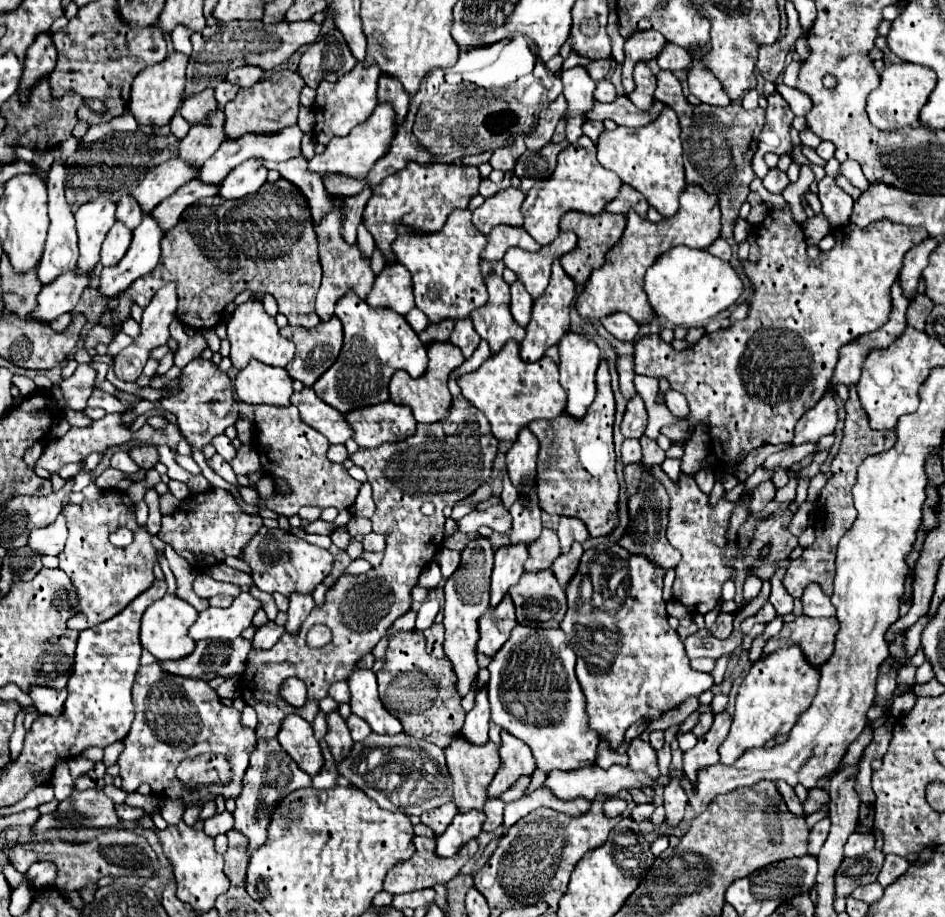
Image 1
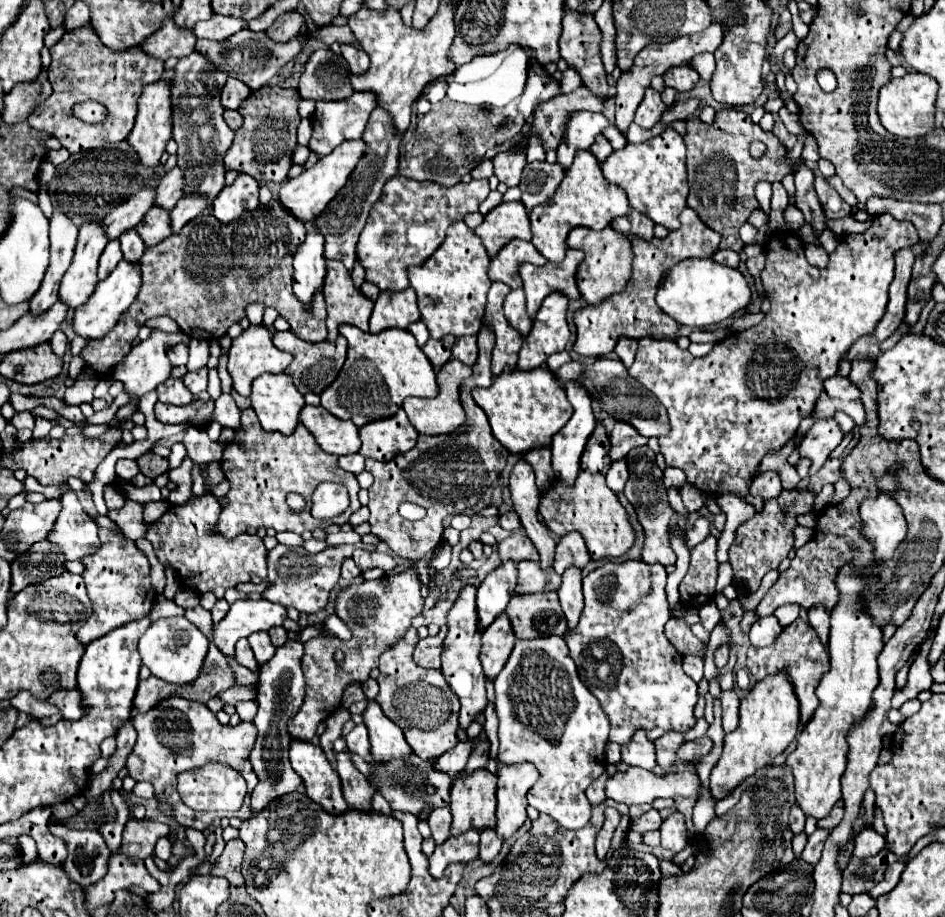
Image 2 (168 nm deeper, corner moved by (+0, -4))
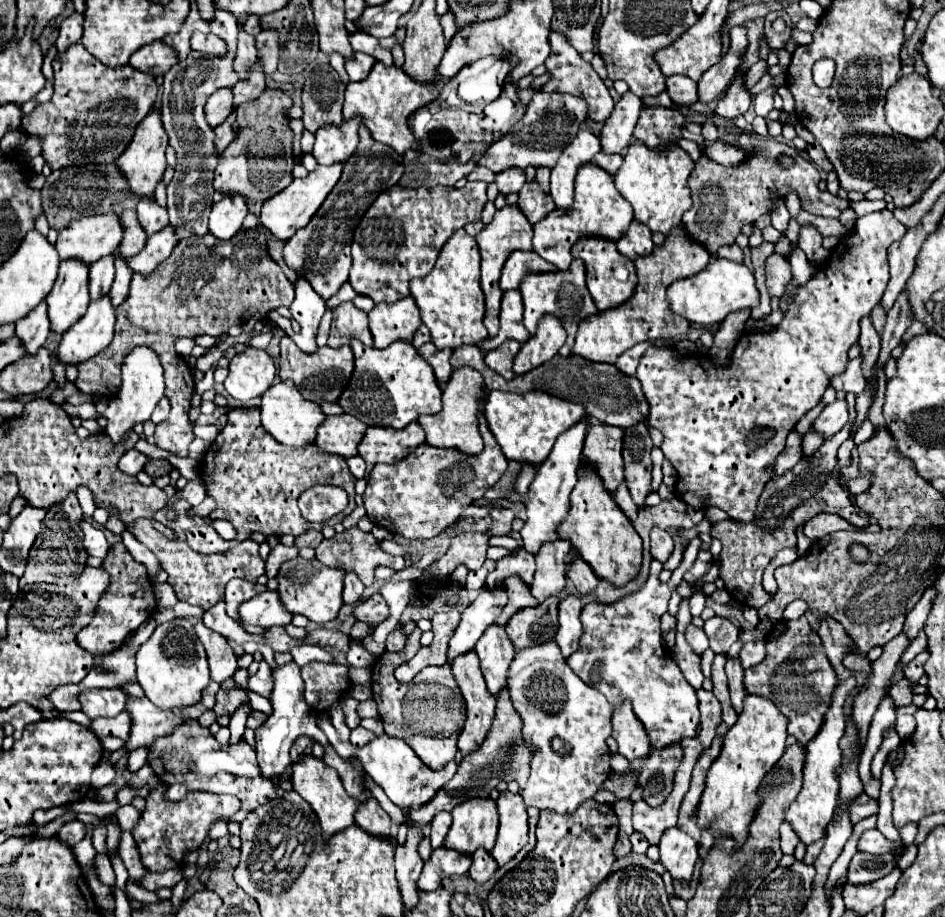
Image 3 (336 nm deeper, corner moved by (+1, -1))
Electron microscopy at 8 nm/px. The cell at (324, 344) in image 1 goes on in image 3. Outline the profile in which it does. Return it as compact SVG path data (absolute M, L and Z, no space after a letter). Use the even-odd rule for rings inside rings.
M284 336L280 342L280 380L292 380L300 394L312 402L338 402L340 394L348 386L354 372L354 354L348 346L332 350L330 346L318 348L316 354L304 354L290 336Z

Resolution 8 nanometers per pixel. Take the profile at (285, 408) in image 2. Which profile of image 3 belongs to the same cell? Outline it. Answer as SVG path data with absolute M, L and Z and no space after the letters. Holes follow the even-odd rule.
M278 382L270 386L262 396L260 410L262 410L262 426L266 428L266 432L272 434L272 438L278 440L280 444L292 446L292 448L308 446L308 442L312 444L320 424L326 418L322 408L314 402L304 400L302 394L296 390L296 386L292 386L292 382Z

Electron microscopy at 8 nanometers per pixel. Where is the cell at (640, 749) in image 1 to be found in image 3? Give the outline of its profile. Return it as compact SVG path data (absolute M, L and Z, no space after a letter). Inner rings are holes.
M628 700L612 710L612 736L618 742L618 752L626 760L646 758L650 754L644 726L640 726L640 720L634 716L632 704Z

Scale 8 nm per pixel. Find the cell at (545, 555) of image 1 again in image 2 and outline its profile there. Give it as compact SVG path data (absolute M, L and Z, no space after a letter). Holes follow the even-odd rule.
M519 561L517 563L519 579L515 593L539 593L539 591L557 591L561 577L553 573L551 567L543 569L539 561Z

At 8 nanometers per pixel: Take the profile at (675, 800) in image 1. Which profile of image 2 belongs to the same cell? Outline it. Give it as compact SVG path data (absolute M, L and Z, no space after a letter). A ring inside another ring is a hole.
M673 811L663 823L661 823L661 847L671 849L679 853L687 845L687 827L685 827L685 815L681 811Z

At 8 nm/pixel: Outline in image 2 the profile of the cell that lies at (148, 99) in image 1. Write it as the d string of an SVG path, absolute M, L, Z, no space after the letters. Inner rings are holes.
M173 79L171 81L155 81L151 85L143 87L143 93L139 97L139 111L135 119L135 127L129 133L127 141L133 145L139 161L143 165L157 165L167 141L171 139L171 129L173 129L173 107L171 107L171 89L173 89Z

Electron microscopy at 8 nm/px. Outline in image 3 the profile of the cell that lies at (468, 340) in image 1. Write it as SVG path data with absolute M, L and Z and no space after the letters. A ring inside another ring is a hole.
M460 346L460 350L456 350L452 354L452 366L454 368L462 368L462 366L476 368L480 374L484 374L488 390L506 390L506 392L516 392L516 394L540 390L540 392L546 392L550 396L556 396L556 398L562 398L562 400L568 400L574 404L582 404L586 408L588 416L600 420L602 424L628 428L628 426L648 418L648 402L646 402L646 398L640 390L640 382L636 378L628 378L628 376L620 374L616 370L616 366L588 362L574 354L570 354L566 358L562 358L558 354L552 360L544 362L542 366L530 370L528 374L514 376L510 382L504 380L500 374L496 374L494 370L490 370L484 364L484 354L478 350L478 346Z

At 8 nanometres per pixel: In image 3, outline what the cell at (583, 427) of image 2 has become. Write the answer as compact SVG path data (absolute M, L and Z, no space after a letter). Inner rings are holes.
M584 420L584 422L578 422L576 426L572 426L572 430L566 430L564 434L560 434L552 452L550 452L550 456L538 468L536 478L530 484L528 492L526 494L513 492L508 495L508 500L522 502L528 510L528 520L526 520L524 528L520 530L520 536L524 540L524 550L530 552L530 554L538 554L538 550L544 542L560 540L558 526L562 524L562 520L568 516L568 510L570 510L570 492L576 484L576 470L580 468L586 426L588 424Z

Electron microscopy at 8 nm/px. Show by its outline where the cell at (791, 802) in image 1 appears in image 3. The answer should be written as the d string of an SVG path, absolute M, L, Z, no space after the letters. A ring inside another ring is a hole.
M782 822L782 826L780 826L780 850L782 850L782 854L794 854L796 844L798 844L798 838L796 838L792 826L788 826L788 822Z

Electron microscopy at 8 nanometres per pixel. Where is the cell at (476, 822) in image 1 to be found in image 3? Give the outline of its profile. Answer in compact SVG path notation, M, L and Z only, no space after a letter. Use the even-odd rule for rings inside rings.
M436 848L428 862L424 862L424 870L418 878L418 888L422 892L436 890L444 878L452 878L456 874L466 874L472 858L464 858L464 854L456 854L448 848Z

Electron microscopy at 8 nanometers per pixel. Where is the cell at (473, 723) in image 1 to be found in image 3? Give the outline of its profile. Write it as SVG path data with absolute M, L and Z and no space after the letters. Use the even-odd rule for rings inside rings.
M322 716L317 718L318 727L326 734L329 743L336 750L338 755L344 759L351 756L358 756L366 774L386 792L386 796L400 806L402 810L416 810L420 806L424 806L426 802L430 802L436 792L456 774L456 762L448 762L448 766L444 766L440 772L428 770L428 766L420 764L418 756L414 754L414 750L404 742L404 740L396 740L396 738L388 738L388 734L384 736L376 736L370 746L364 748L354 748L349 741L342 741L339 739L337 732L332 726L329 716Z

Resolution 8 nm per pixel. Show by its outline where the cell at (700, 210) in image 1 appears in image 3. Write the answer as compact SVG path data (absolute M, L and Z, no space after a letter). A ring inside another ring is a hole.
M682 228L672 230L664 246L654 248L652 254L638 258L634 262L638 272L638 286L636 286L634 298L630 298L626 304L618 308L612 308L588 318L588 322L582 322L576 334L576 344L572 348L572 354L592 362L616 364L616 358L638 342L646 342L646 340L654 342L658 338L666 338L666 340L684 338L688 334L690 322L686 318L680 318L678 314L672 314L666 300L666 288L676 280L696 276L706 268L708 262L710 262L708 250L704 250L702 246L696 246L696 242L688 242L688 238L684 238Z

